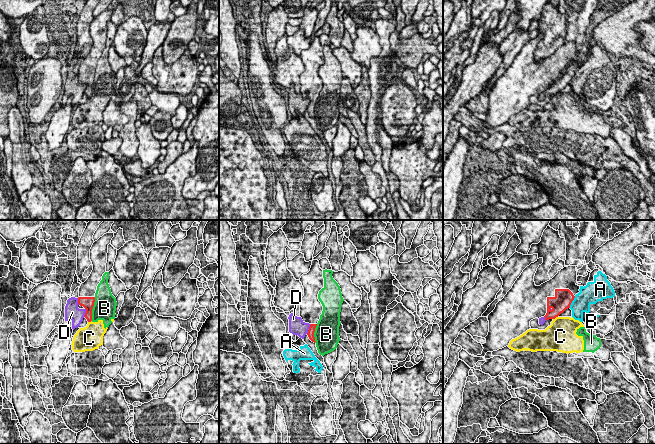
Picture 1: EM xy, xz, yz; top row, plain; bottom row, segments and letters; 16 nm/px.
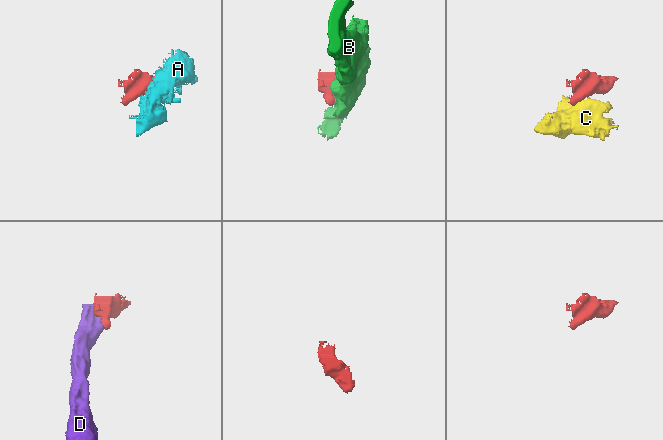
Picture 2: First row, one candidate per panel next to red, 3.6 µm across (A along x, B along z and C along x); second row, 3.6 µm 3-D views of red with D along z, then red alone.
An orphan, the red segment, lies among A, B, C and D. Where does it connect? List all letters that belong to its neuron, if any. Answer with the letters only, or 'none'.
none

